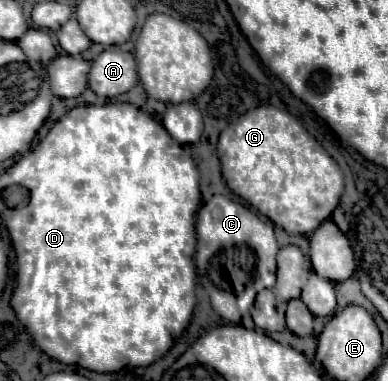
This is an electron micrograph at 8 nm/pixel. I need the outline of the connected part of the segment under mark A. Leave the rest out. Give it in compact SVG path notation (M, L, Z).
M102 51L90 69L88 85L100 97L116 97L138 83L136 61L128 51Z

